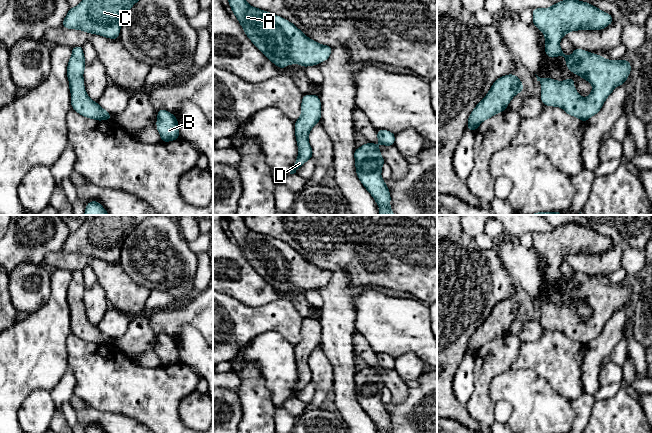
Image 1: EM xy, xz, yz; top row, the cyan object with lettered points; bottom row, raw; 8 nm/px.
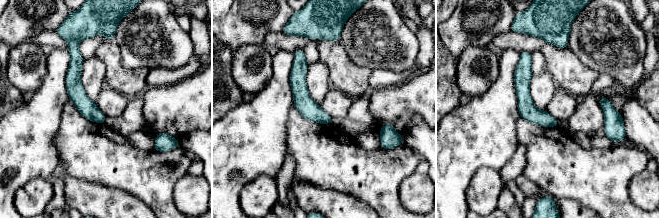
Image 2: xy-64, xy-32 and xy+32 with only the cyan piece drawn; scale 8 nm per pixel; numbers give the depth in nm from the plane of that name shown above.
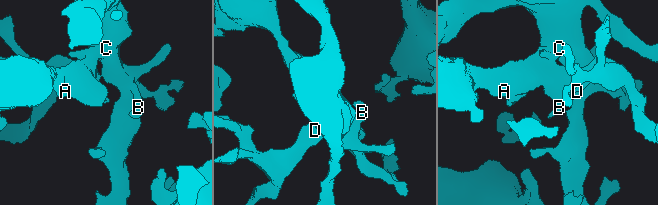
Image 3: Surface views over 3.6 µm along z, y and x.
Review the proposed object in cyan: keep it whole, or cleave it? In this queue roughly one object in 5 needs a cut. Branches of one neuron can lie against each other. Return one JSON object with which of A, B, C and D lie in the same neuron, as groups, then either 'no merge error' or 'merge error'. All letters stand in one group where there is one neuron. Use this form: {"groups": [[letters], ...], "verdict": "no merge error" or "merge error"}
{"groups": [["A", "B", "C", "D"]], "verdict": "no merge error"}

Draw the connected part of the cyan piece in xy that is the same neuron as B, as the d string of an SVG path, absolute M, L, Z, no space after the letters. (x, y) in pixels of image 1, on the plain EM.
M165 333L159 334L157 341L156 350L162 366L165 367L179 363L179 349L177 341Z

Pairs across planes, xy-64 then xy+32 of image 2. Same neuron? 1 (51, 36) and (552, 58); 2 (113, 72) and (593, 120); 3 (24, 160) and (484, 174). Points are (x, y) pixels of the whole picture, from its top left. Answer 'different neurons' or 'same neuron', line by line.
1: same neuron
2: different neurons
3: different neurons

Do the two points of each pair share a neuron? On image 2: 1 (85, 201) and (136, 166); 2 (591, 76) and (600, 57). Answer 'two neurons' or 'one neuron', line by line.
1: two neurons
2: two neurons

